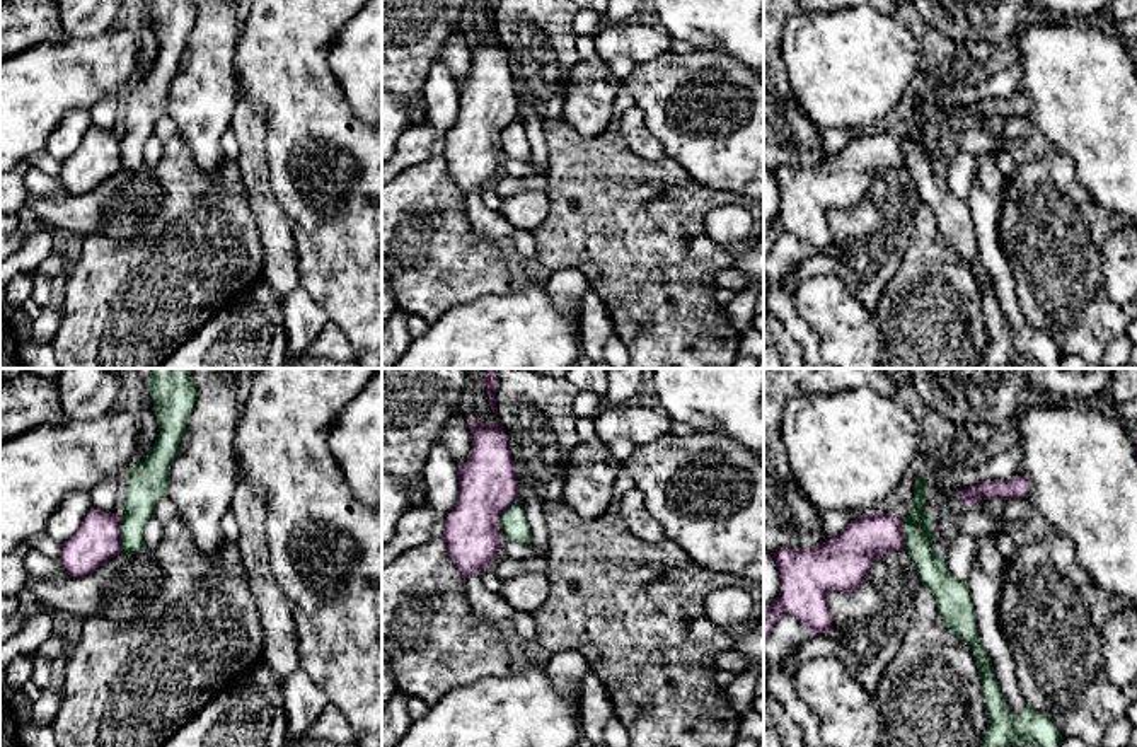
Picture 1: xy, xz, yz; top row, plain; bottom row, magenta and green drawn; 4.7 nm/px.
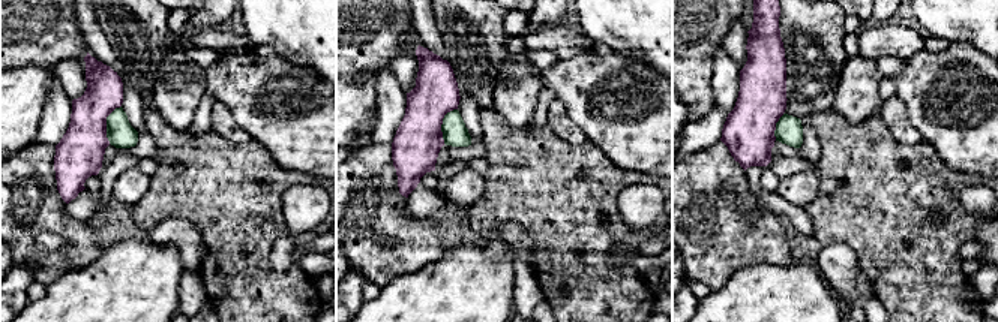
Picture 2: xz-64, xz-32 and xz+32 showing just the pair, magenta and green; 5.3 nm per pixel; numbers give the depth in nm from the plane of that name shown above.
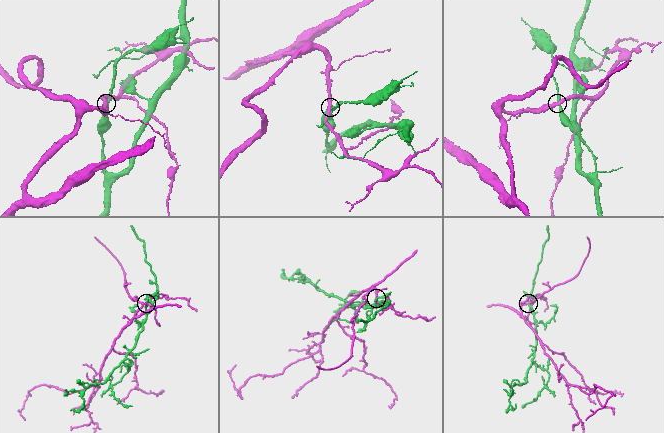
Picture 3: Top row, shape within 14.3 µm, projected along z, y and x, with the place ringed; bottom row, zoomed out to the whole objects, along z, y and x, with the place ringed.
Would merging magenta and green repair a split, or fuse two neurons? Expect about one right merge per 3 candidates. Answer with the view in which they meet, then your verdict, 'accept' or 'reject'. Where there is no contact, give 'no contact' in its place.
xz | reject

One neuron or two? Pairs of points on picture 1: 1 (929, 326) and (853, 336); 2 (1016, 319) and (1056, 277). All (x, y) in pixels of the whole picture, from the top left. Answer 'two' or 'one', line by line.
1: two
2: two

